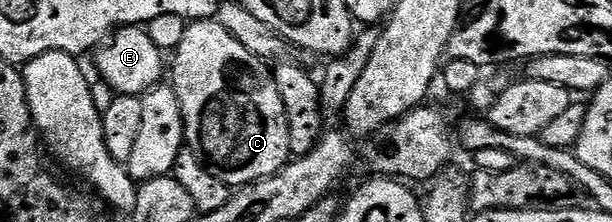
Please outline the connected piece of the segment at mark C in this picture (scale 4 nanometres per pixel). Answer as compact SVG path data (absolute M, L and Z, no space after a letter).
M214 19L191 22L184 33L184 41L173 52L174 80L172 86L180 101L180 113L186 134L185 146L196 153L207 169L231 189L267 179L276 174L285 163L290 162L290 138L284 101L274 83L271 68L258 56L252 54L224 25Z

